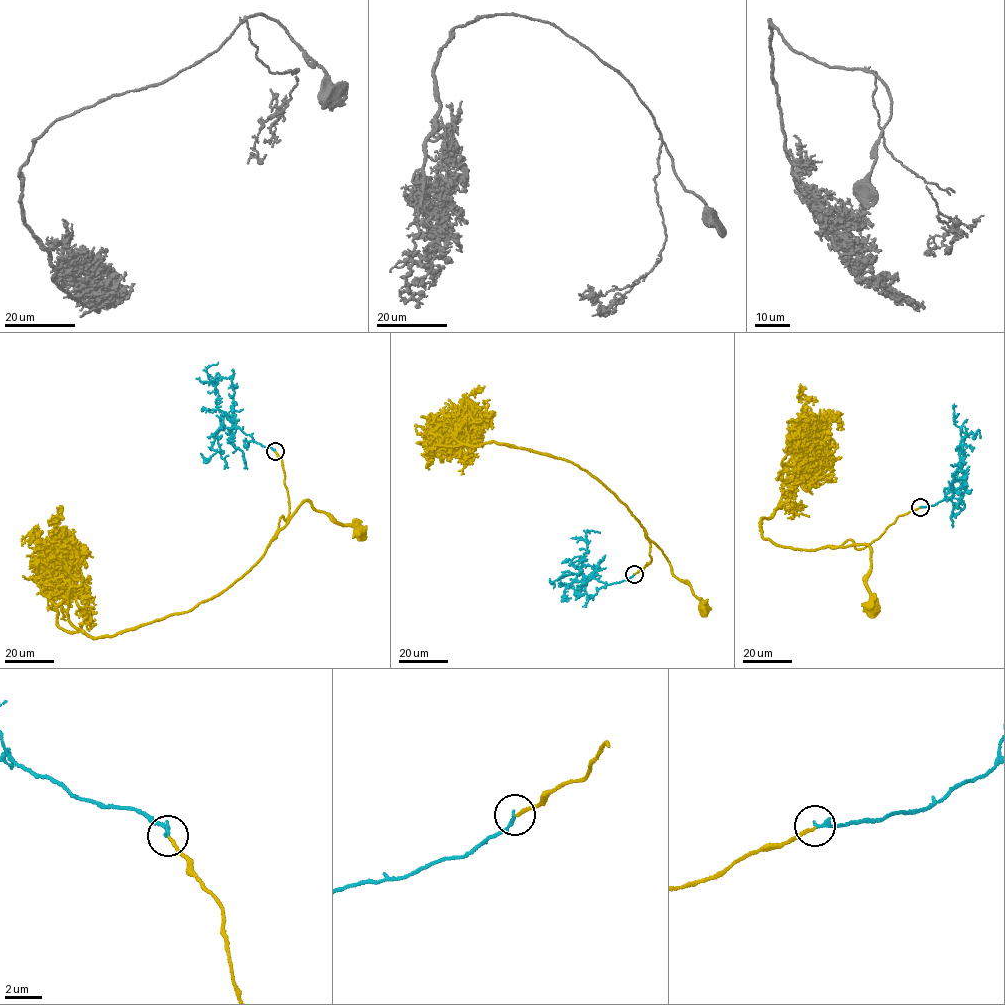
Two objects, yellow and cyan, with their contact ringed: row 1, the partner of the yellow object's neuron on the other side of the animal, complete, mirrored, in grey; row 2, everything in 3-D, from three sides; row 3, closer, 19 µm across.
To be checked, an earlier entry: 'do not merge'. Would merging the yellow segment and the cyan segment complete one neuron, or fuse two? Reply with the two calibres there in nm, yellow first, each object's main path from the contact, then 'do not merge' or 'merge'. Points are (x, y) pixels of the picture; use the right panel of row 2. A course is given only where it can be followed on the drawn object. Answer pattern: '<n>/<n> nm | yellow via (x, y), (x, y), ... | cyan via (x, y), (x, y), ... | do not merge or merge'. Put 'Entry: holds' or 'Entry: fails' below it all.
160/220 nm | yellow via (919, 507), (899, 515), (863, 548), (857, 549), (848, 540), (839, 546), (869, 546), (865, 582), (871, 605) | cyan via (919, 507), (943, 499), (960, 470), (964, 453), (960, 445), (961, 429), (954, 420), (954, 406) | merge
Entry: fails

